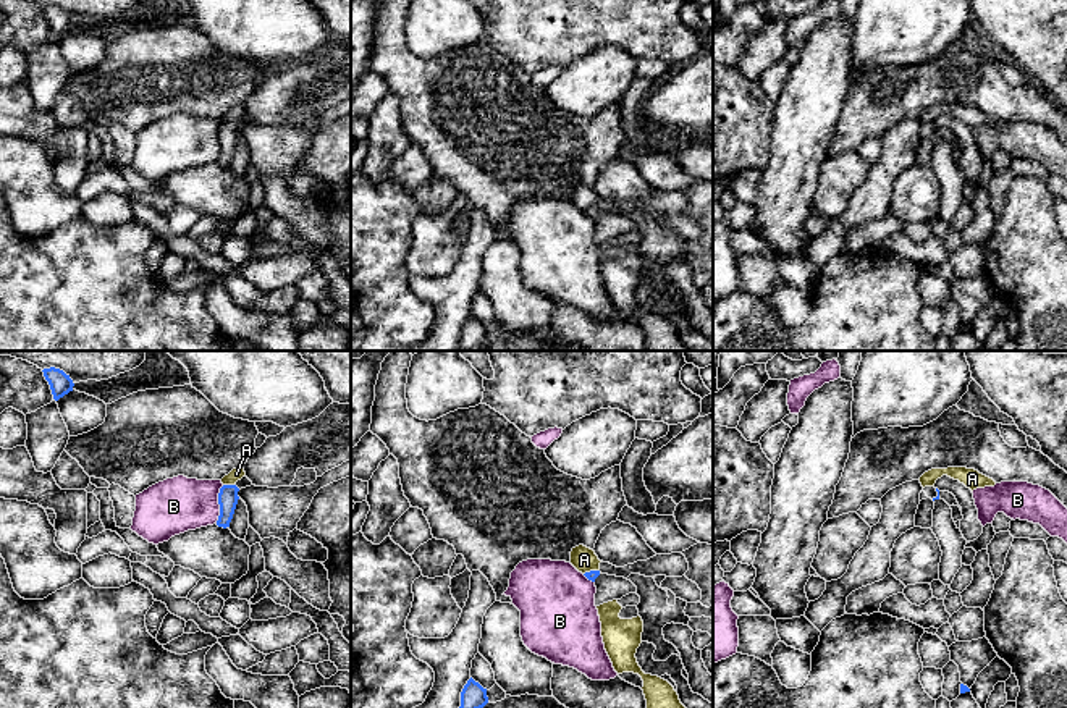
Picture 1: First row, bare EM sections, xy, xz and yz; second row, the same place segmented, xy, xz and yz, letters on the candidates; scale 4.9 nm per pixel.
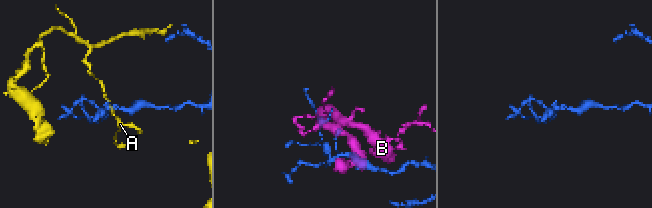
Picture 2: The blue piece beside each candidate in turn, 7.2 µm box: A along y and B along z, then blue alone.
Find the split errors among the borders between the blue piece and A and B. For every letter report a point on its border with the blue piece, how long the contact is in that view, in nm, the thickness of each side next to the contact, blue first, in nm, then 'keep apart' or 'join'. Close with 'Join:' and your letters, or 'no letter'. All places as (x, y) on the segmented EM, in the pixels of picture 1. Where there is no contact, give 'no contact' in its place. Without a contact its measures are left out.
A: meets blue in xy at (228, 485); contact 60 nm long; 100 nm thick on the blue side, 60 nm on the other; keep apart
B: meets blue in xy at (219, 503); contact 200 nm long; 100 nm thick on the blue side, 280 nm on the other; keep apart
Join: no letter

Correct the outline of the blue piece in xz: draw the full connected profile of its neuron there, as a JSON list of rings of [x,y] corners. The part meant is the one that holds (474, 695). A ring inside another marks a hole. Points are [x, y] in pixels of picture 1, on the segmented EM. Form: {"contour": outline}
{"contour": [[[470,677],[461,692],[459,708],[483,708],[487,703],[487,689]]]}

